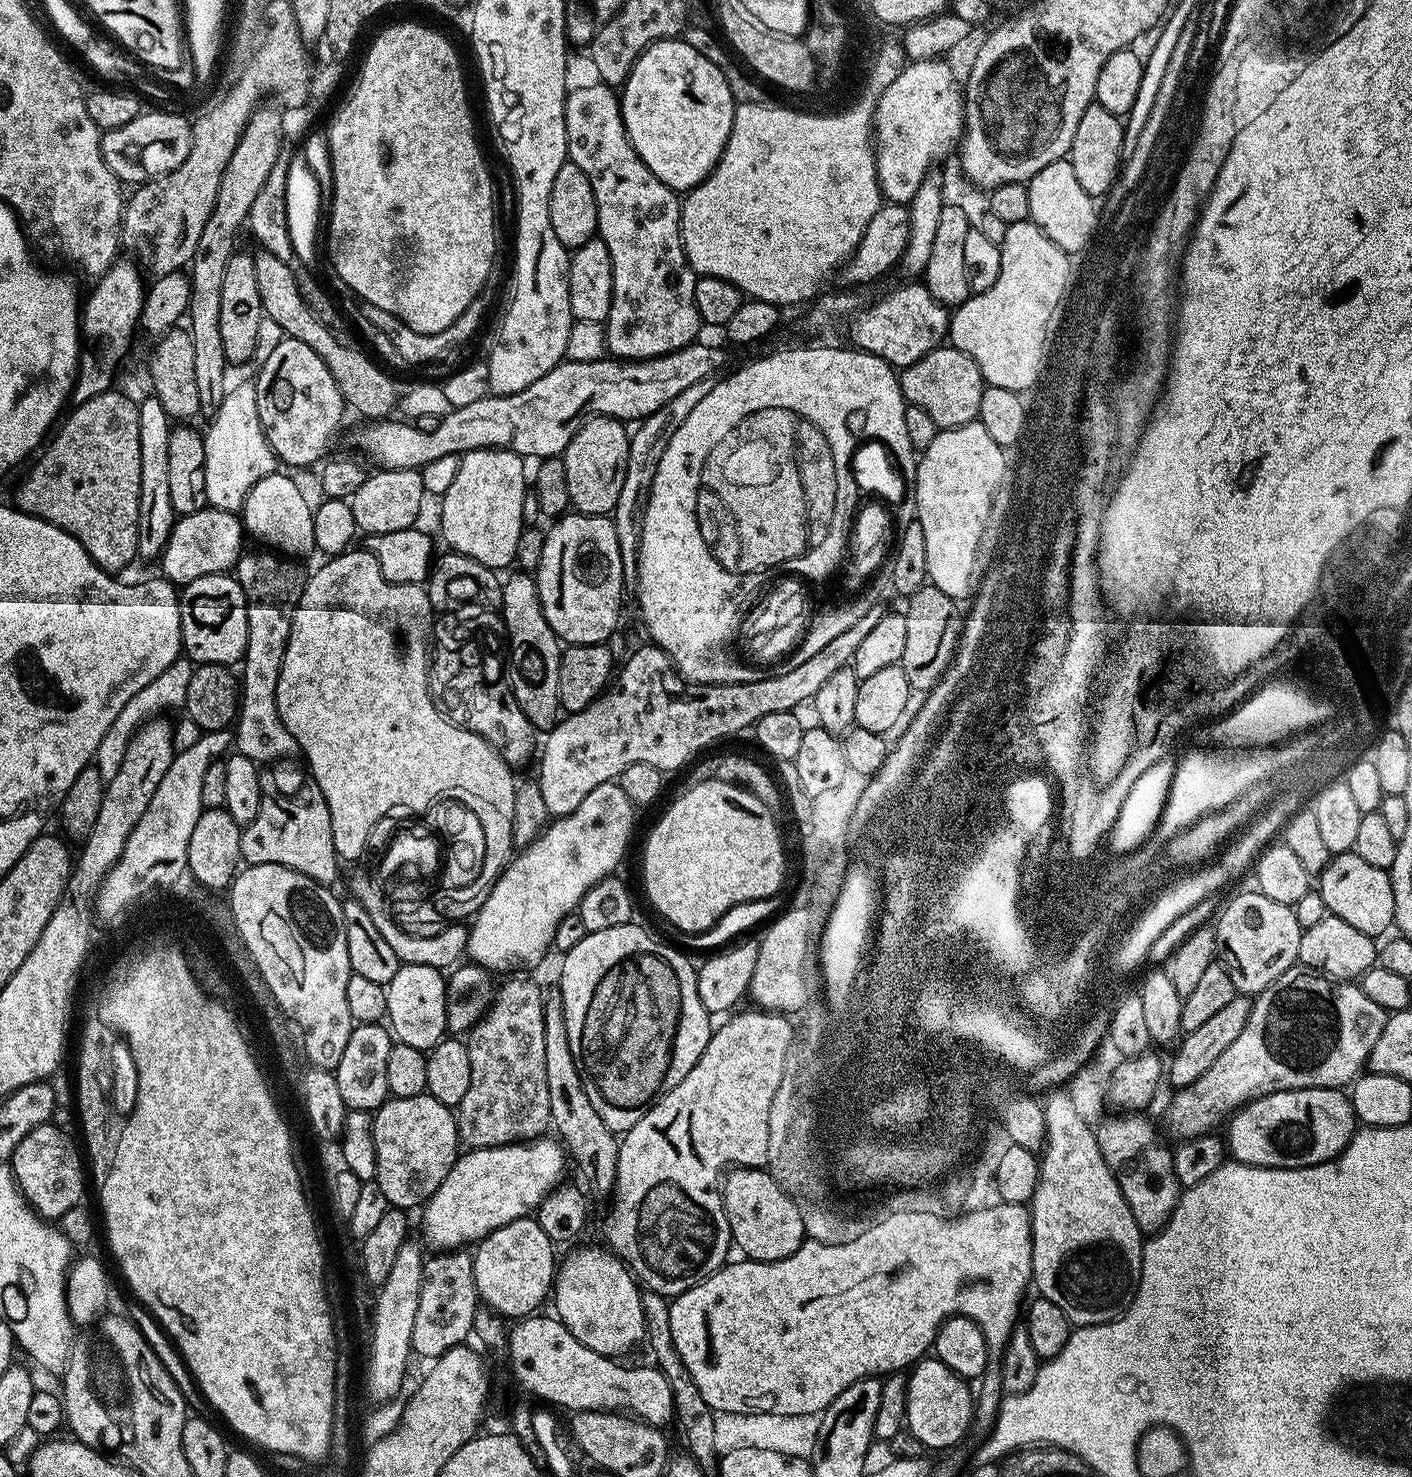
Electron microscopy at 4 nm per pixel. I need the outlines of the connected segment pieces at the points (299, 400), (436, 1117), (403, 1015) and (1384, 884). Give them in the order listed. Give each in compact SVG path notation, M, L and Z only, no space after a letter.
M281 341L273 346L254 376L258 418L266 442L281 465L289 464L292 470L311 469L329 455L328 443L344 420L346 405L330 370L326 370L326 362L306 342Z
M415 1096L414 1098L389 1098L384 1105L377 1108L373 1117L374 1154L378 1154L378 1170L375 1183L382 1186L382 1194L386 1194L389 1205L405 1210L419 1209L442 1186L446 1174L456 1165L456 1158L461 1151L460 1135L456 1129L456 1112L446 1107L438 1098Z
M401 964L394 978L390 978L384 990L388 1011L386 1020L393 1037L399 1043L414 1046L418 1051L427 1053L434 1045L445 1039L448 1029L445 983L445 973L434 966Z
M1353 850L1338 852L1328 861L1324 871L1319 873L1318 890L1322 894L1322 902L1326 902L1329 913L1354 930L1362 930L1362 934L1373 938L1385 935L1384 931L1393 927L1396 915L1394 914L1394 886L1389 869L1370 866L1370 862L1358 858Z

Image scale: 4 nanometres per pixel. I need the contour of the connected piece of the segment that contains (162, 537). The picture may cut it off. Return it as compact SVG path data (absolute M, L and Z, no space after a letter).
M148 394L145 400L139 401L139 405L138 446L142 457L142 486L138 494L138 546L136 551L141 561L156 562L164 552L166 542L172 533L172 526L178 519L174 506L170 502L170 434L174 424L168 419L166 410L162 410L162 402L158 402L156 395Z

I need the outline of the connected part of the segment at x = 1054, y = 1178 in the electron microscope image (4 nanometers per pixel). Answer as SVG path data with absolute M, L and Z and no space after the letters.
M1067 1091L1056 1092L1048 1101L1043 1101L1044 1109L1044 1147L1039 1157L1040 1173L1036 1182L1036 1189L1030 1201L1030 1215L1032 1217L1032 1278L1031 1283L1037 1288L1043 1299L1054 1302L1062 1314L1066 1314L1068 1323L1073 1326L1094 1326L1095 1324L1108 1324L1120 1315L1122 1309L1132 1303L1136 1293L1136 1285L1140 1282L1142 1270L1142 1233L1140 1227L1134 1222L1134 1216L1130 1214L1130 1206L1126 1206L1126 1198L1110 1170L1106 1166L1106 1158L1102 1158L1102 1150L1096 1141L1096 1133L1090 1127L1089 1121L1076 1112L1072 1100Z

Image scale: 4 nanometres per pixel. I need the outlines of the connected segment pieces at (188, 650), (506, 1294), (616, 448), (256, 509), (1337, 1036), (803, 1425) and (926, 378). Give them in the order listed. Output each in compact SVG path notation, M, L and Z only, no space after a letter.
M215 572L183 585L180 598L183 655L193 665L222 664L236 666L243 661L248 627L246 626L246 594L235 575Z
M535 1218L515 1220L494 1230L474 1248L472 1269L477 1297L503 1318L533 1315L547 1296L549 1299L554 1288L558 1256L552 1251L552 1240L546 1238Z
M593 416L586 420L562 454L566 466L566 487L570 489L570 505L587 516L606 516L615 510L615 503L626 478L630 432L613 416Z
M277 470L270 473L246 494L242 509L242 523L245 533L249 537L257 536L264 543L261 545L288 558L301 558L300 556L316 548L313 511L310 506L306 506L293 477L288 474L283 476L282 472Z
M1294 966L1252 1000L1250 1018L1238 1039L1214 1061L1214 1066L1190 1086L1179 1089L1168 1104L1168 1128L1180 1140L1206 1136L1215 1124L1223 1125L1232 1113L1266 1094L1303 1088L1338 1088L1351 1085L1365 1071L1370 1050L1382 1034L1389 1013L1366 998L1359 983L1333 980L1313 969Z
M824 1411L812 1414L730 1414L717 1413L714 1417L714 1446L717 1455L724 1455L731 1450L769 1450L787 1457L811 1459L816 1452L818 1432L822 1428Z
M941 346L918 358L918 362L899 369L898 387L908 404L926 410L934 418L937 429L943 430L966 426L979 417L986 385L974 358L957 348Z

